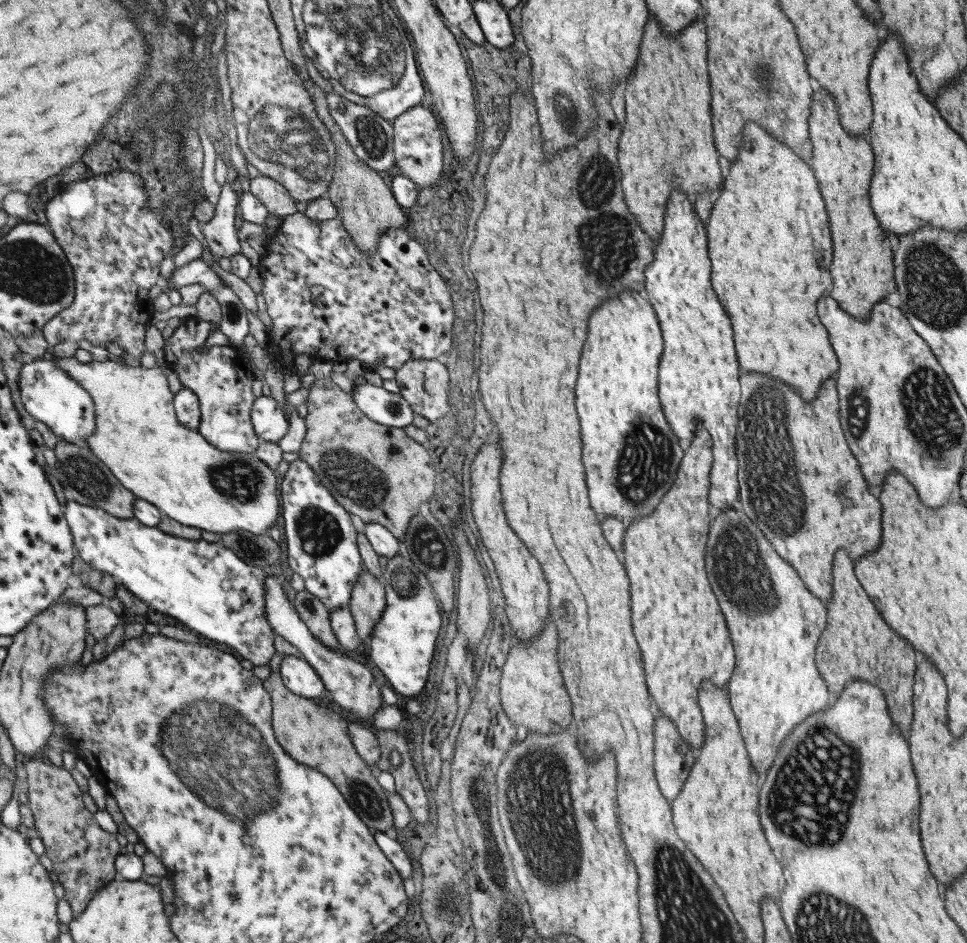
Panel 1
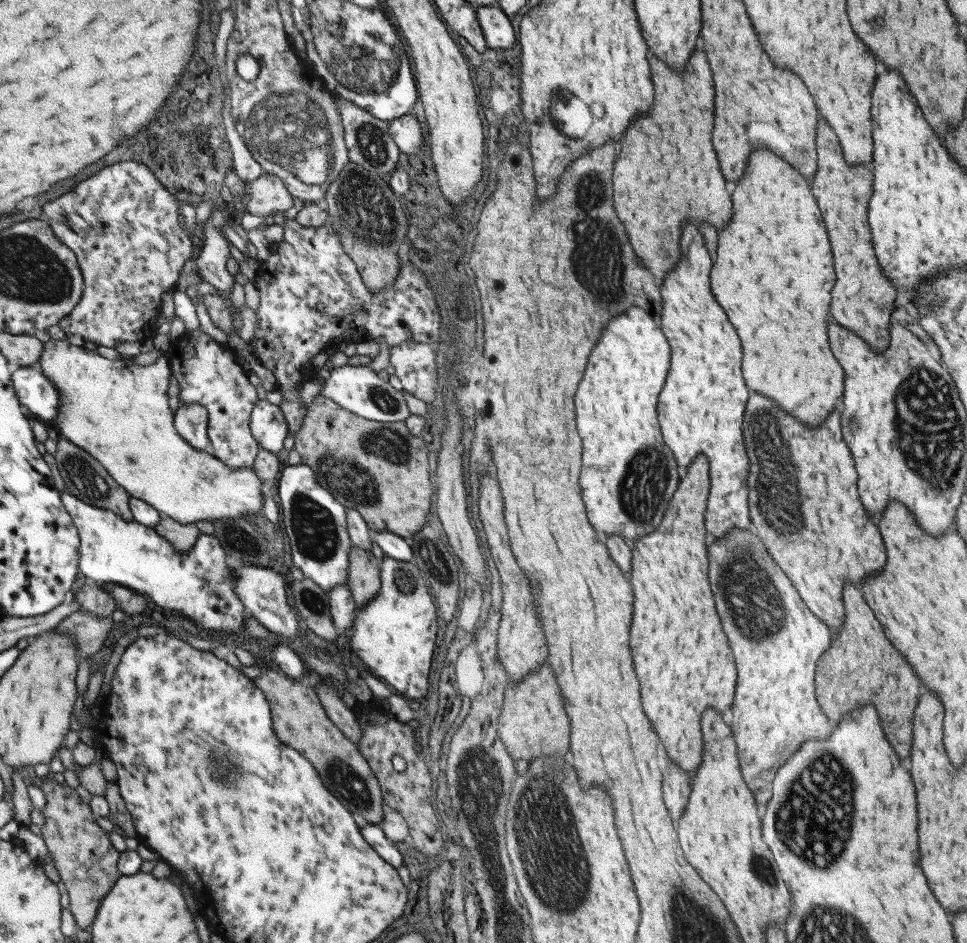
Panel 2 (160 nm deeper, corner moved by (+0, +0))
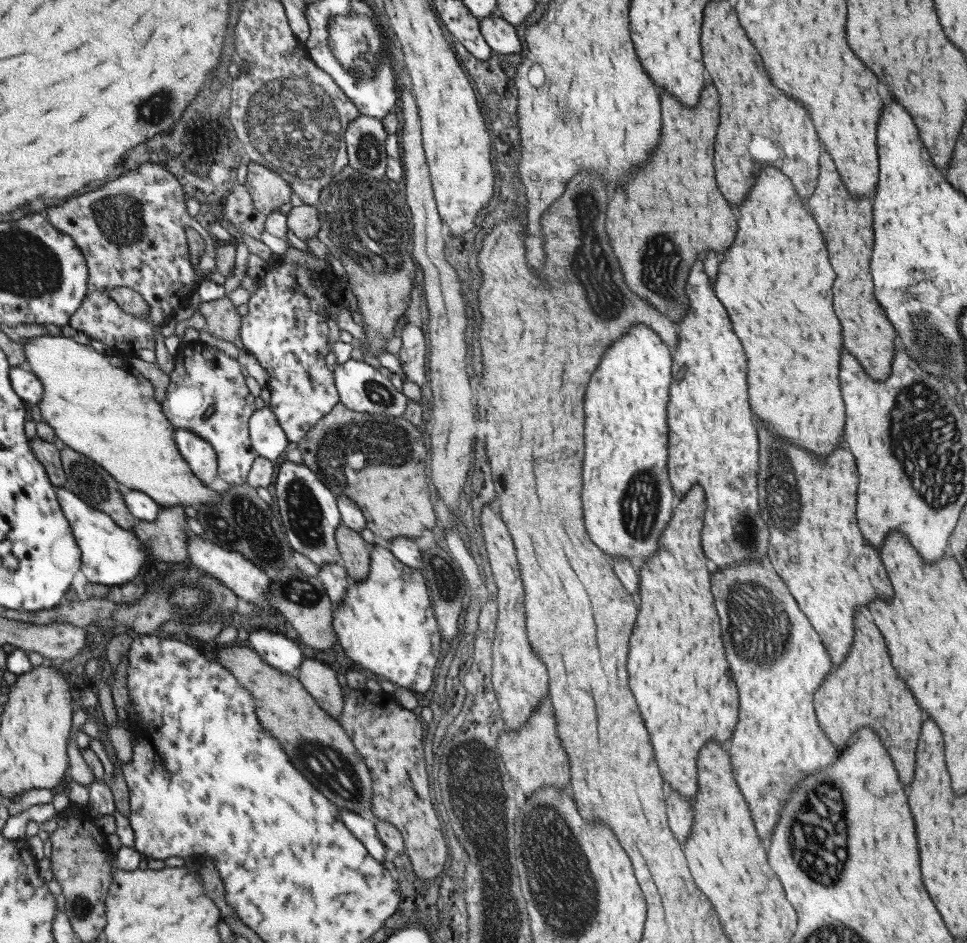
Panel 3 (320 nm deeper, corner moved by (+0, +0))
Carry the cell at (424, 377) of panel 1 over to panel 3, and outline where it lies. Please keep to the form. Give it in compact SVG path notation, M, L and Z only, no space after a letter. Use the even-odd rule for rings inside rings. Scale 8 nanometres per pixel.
M405 323L400 330L401 347L395 356L399 357L404 380L414 382L420 388L427 382L425 375L425 338L421 329L412 323Z

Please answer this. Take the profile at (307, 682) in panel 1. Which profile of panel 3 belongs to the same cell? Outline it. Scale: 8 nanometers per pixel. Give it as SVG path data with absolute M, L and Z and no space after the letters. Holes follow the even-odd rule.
M267 629L249 631L245 645L256 651L265 664L282 673L295 670L302 661L298 644L293 639Z

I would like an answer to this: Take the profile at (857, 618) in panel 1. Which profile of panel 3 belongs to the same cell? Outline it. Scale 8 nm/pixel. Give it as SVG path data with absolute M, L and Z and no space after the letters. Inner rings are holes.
M857 612L857 616L853 616L853 626L853 648L850 647L840 666L832 665L829 678L825 678L825 684L821 684L821 688L813 696L813 708L819 728L837 750L843 750L843 742L847 742L853 732L857 732L861 726L869 726L879 736L889 758L893 760L893 766L899 772L899 782L909 784L913 778L921 710L905 684L895 678L883 638L877 632L875 624Z

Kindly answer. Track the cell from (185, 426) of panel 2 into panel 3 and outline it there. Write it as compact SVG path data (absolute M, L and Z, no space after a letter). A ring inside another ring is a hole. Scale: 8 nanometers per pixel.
M184 428L175 429L174 442L175 446L177 446L179 455L181 455L181 459L189 464L189 471L191 471L205 487L211 484L211 481L217 475L217 462L215 452L209 443L205 443L205 441L199 439L196 434L193 434L190 430L185 430Z

